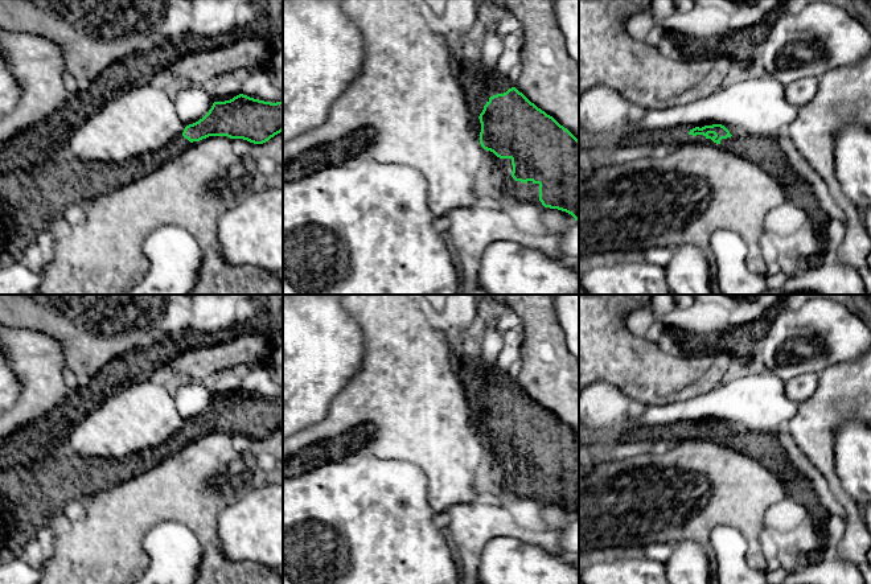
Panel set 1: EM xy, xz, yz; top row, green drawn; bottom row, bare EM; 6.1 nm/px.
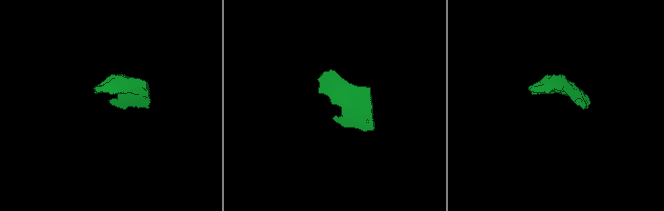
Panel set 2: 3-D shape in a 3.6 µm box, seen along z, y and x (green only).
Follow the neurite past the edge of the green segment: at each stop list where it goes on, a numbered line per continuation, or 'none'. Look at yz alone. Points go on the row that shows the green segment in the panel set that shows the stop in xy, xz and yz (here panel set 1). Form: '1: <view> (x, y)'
1: yz (699, 138)

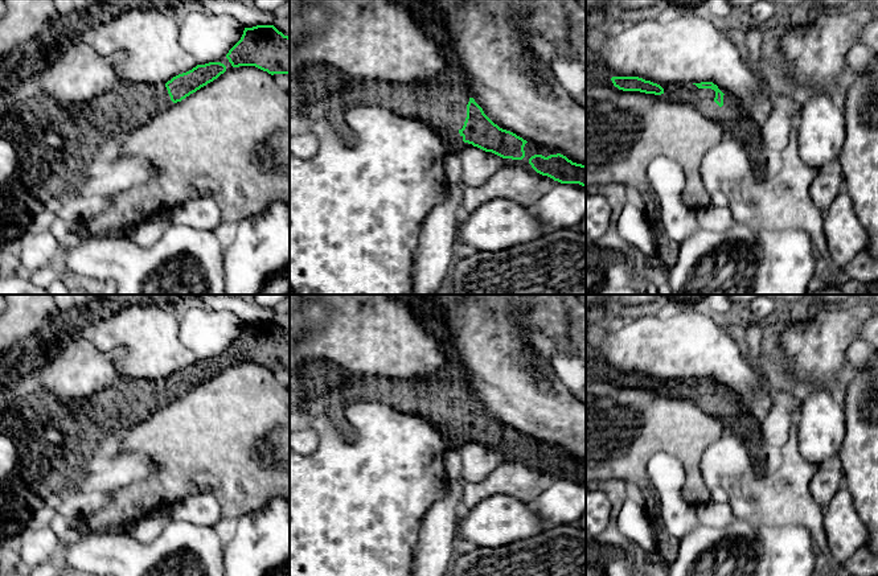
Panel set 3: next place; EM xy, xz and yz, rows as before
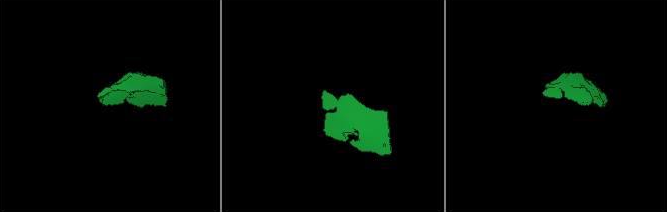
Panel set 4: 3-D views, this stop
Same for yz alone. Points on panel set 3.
1: yz (702, 99)

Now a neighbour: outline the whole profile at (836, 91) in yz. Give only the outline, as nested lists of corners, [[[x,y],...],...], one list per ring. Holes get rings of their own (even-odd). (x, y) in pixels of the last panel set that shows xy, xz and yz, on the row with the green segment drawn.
[[[833,83],[824,89],[825,94],[830,96],[834,106],[844,114],[845,110],[845,87],[841,83]]]

